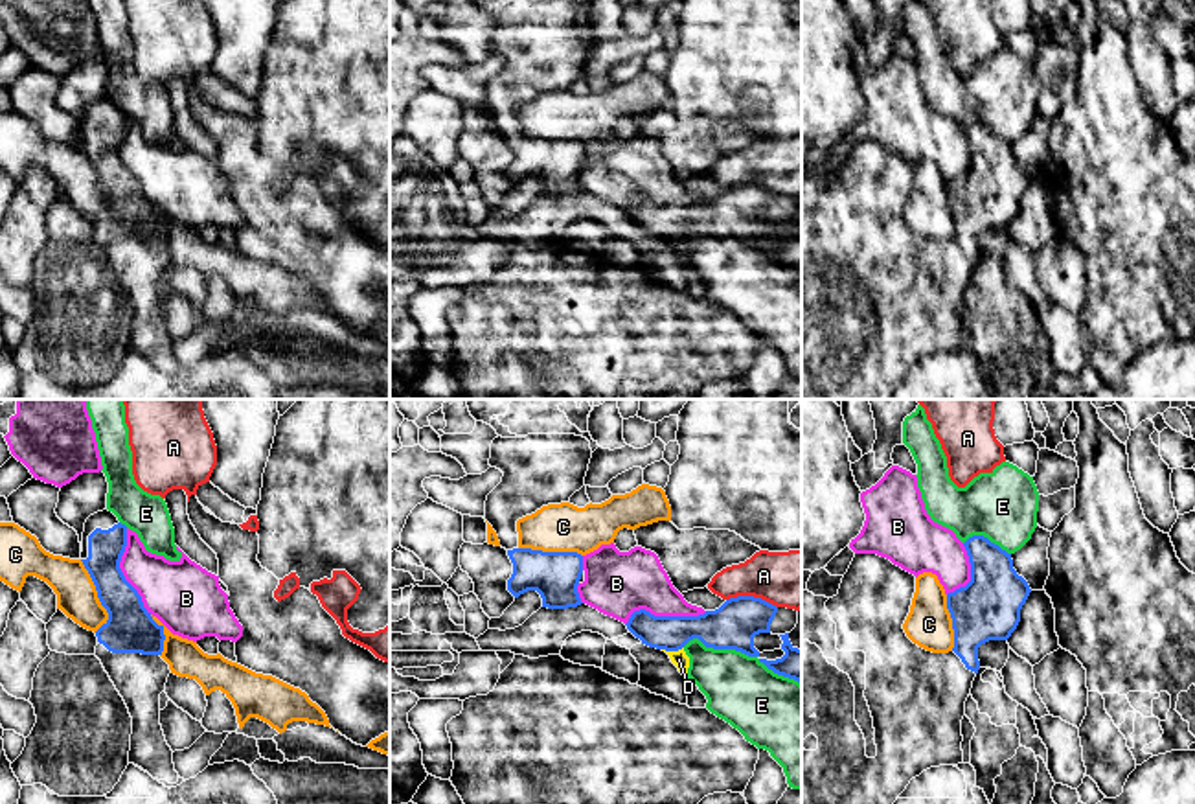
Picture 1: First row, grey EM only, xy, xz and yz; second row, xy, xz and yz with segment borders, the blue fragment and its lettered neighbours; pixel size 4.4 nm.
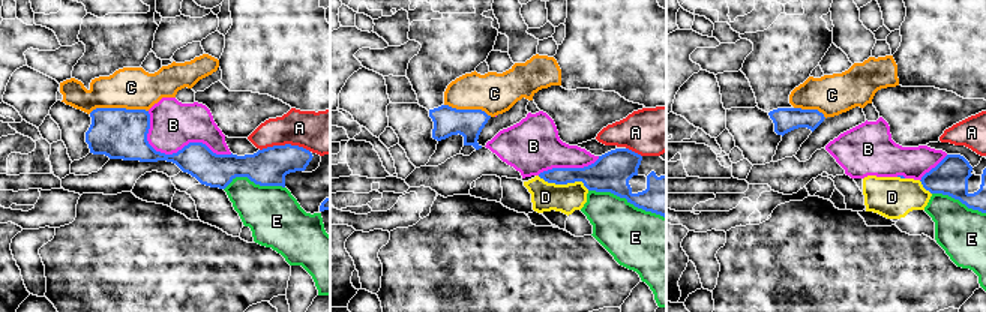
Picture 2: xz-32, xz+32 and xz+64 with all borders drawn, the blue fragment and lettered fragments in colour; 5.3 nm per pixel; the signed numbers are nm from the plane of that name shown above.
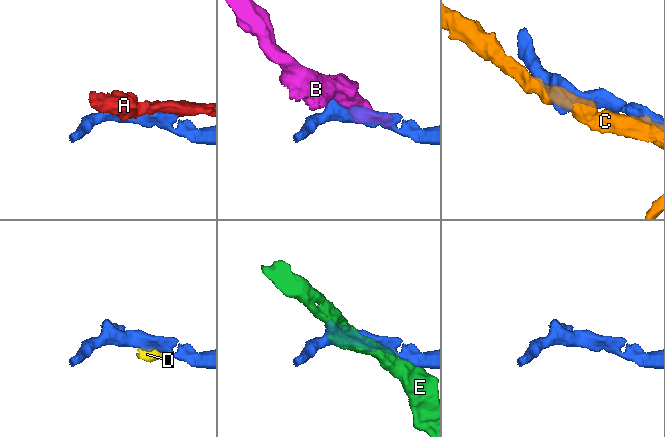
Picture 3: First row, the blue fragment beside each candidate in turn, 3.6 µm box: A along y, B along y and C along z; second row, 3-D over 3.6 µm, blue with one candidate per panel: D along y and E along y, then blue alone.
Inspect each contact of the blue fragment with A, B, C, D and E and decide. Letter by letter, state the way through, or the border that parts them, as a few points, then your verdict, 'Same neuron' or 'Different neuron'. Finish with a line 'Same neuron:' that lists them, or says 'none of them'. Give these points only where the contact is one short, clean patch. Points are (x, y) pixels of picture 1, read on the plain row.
A: Different neuron
B: Different neuron
C: Different neuron
D: Boundary: xz (682, 234), (662, 238). Different neuron
E: Different neuron
Same neuron: none of them

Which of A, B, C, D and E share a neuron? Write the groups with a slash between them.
A / B D / C / E

